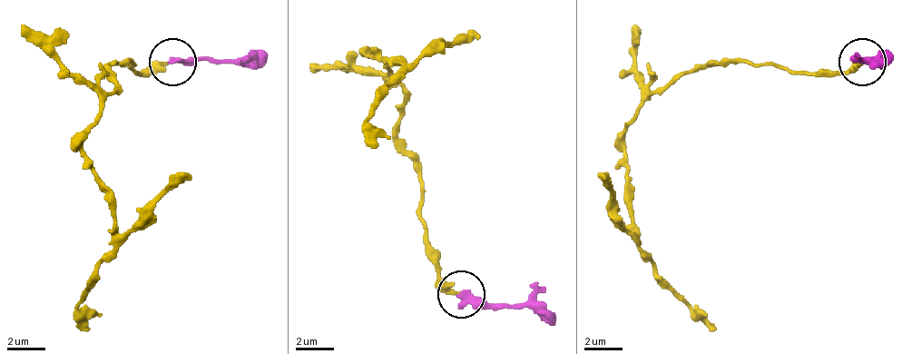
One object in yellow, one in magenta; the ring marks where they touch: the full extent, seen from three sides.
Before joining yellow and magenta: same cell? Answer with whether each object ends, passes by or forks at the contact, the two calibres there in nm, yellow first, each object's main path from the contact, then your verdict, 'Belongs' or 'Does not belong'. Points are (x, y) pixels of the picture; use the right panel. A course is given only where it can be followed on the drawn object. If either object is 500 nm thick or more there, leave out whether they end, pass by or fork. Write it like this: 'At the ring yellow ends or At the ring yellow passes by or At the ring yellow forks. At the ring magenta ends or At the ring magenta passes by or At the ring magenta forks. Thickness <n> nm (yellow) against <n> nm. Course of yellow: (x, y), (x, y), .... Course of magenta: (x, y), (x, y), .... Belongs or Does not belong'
At the ring yellow ends. At the ring magenta ends. Thickness 280 nm (yellow) against 360 nm. Course of yellow: (861, 61), (842, 70), (705, 61), (659, 89), (625, 127), (635, 244), (715, 329). Course of magenta: (861, 61), (894, 56). Belongs

